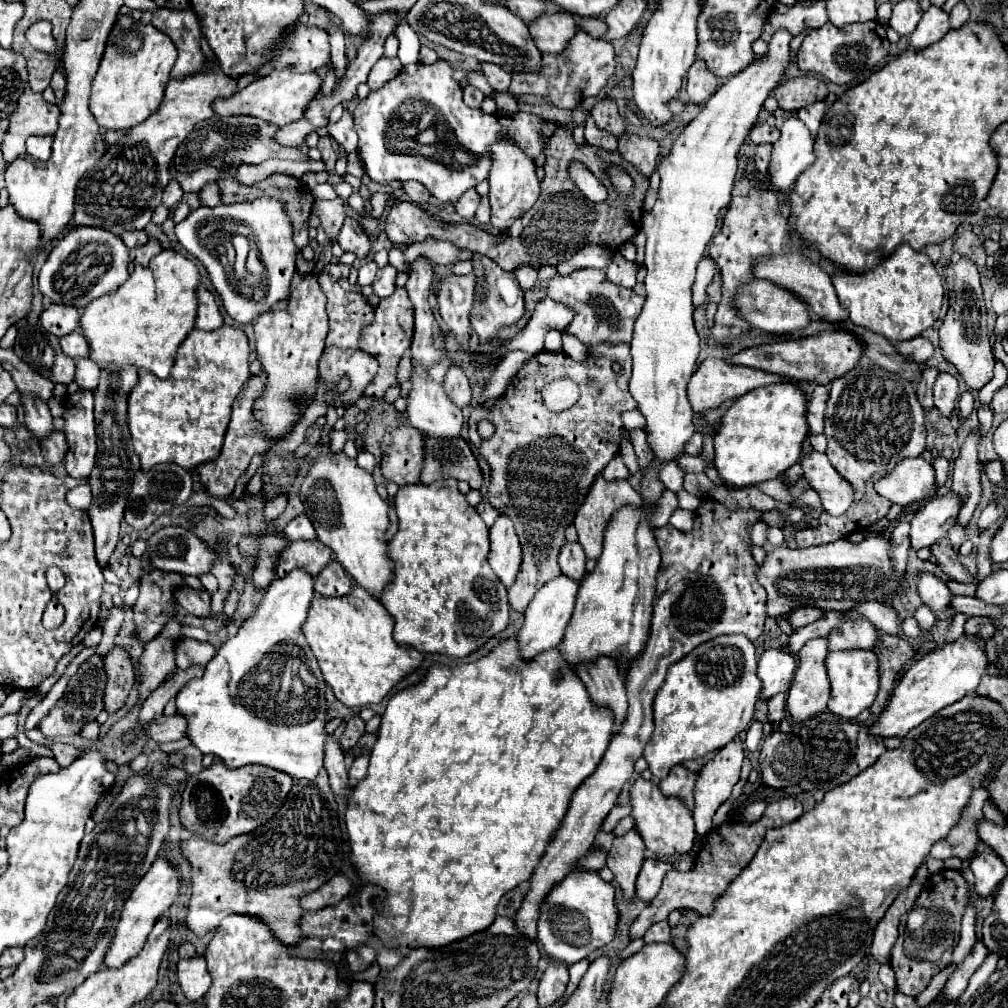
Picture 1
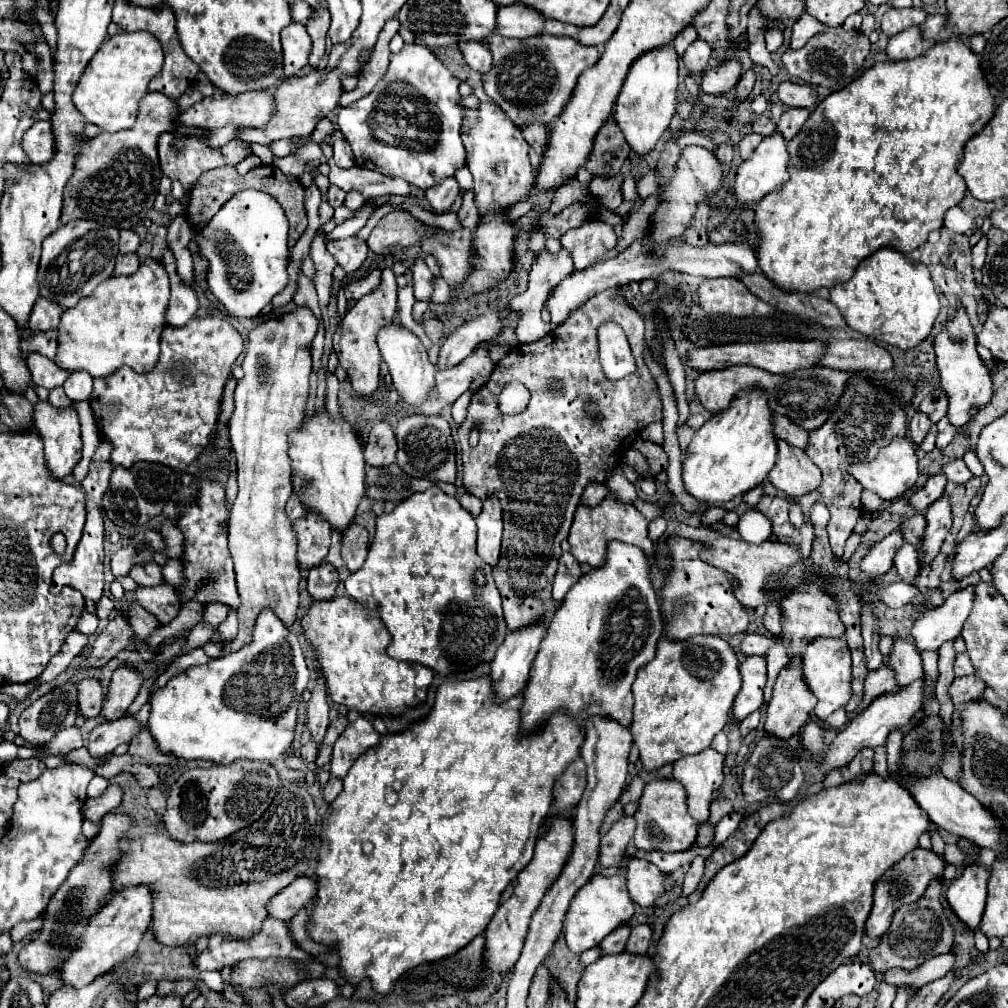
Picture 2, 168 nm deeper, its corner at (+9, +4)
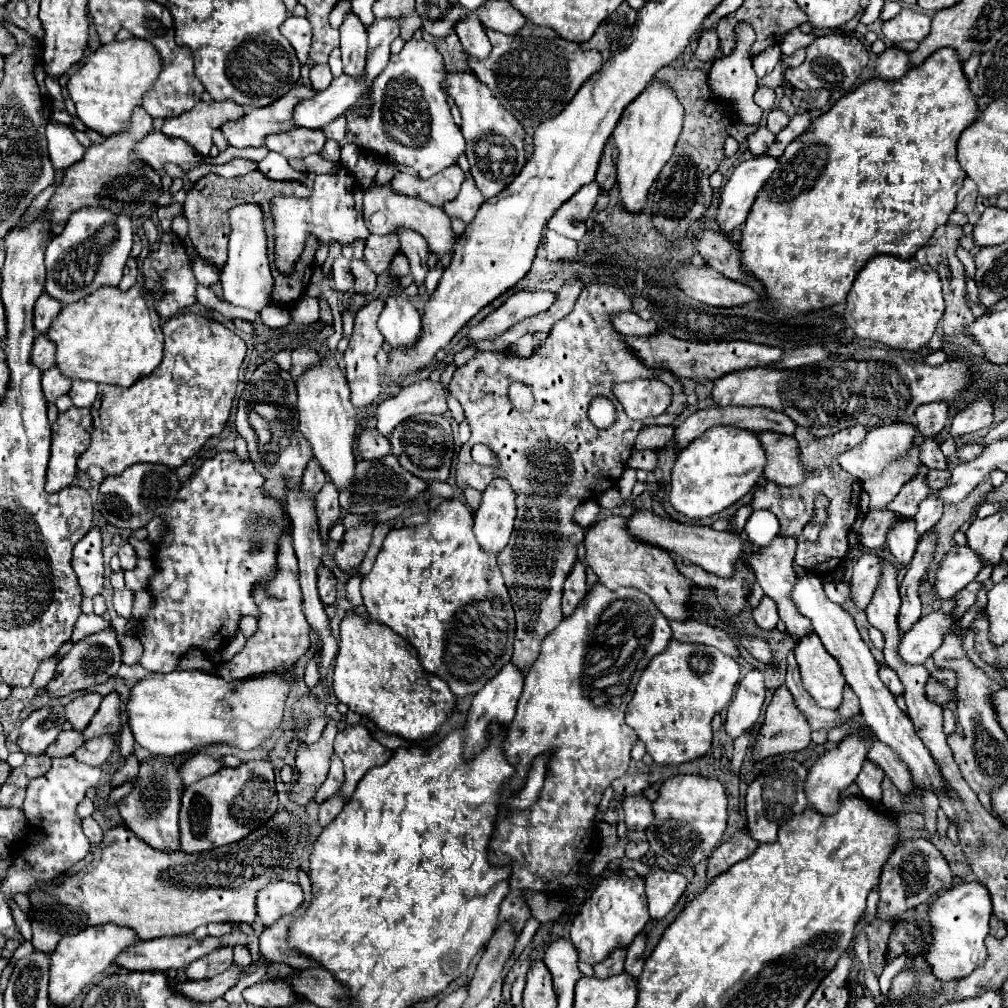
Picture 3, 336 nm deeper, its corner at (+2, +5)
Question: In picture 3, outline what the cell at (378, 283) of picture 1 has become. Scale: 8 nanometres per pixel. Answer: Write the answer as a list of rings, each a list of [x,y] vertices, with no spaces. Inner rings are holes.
[[[340,255],[338,259],[334,259],[332,263],[332,277],[334,277],[334,285],[340,293],[352,291],[352,273],[346,269],[346,257]]]

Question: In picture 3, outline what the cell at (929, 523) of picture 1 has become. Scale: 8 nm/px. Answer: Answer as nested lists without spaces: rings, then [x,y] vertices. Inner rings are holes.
[[[866,551],[858,563],[854,563],[850,577],[850,593],[858,611],[864,611],[872,599],[876,589],[876,581],[880,577],[880,557],[876,553]]]

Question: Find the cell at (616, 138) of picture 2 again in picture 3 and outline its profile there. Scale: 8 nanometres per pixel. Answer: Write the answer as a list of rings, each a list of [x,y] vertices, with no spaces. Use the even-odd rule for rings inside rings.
[[[610,139],[604,147],[604,153],[602,153],[602,159],[600,159],[600,165],[598,165],[598,173],[596,173],[596,179],[594,179],[600,185],[602,191],[610,191],[616,185],[616,169],[614,169],[612,149],[614,149],[614,143]]]

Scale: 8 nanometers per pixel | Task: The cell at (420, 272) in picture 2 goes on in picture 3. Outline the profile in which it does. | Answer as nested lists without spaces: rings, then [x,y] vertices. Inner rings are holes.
[[[396,229],[394,231],[400,239],[400,251],[408,257],[410,261],[410,271],[414,275],[416,285],[424,283],[426,273],[428,273],[428,245],[426,239],[422,239],[422,235],[414,233],[412,229]]]

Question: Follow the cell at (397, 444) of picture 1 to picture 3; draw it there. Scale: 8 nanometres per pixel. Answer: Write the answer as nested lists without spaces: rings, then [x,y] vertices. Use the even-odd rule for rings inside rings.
[[[364,429],[356,439],[356,451],[362,459],[378,459],[390,453],[388,437],[382,437],[376,429]]]

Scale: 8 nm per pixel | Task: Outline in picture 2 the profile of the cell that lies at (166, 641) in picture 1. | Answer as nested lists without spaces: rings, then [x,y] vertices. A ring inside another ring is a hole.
[[[121,664],[113,672],[113,678],[109,684],[109,694],[105,696],[101,716],[105,716],[107,720],[121,718],[127,712],[127,708],[131,706],[131,702],[137,698],[143,682],[145,682],[145,678],[141,676],[141,672],[137,668],[133,668],[129,664]]]

